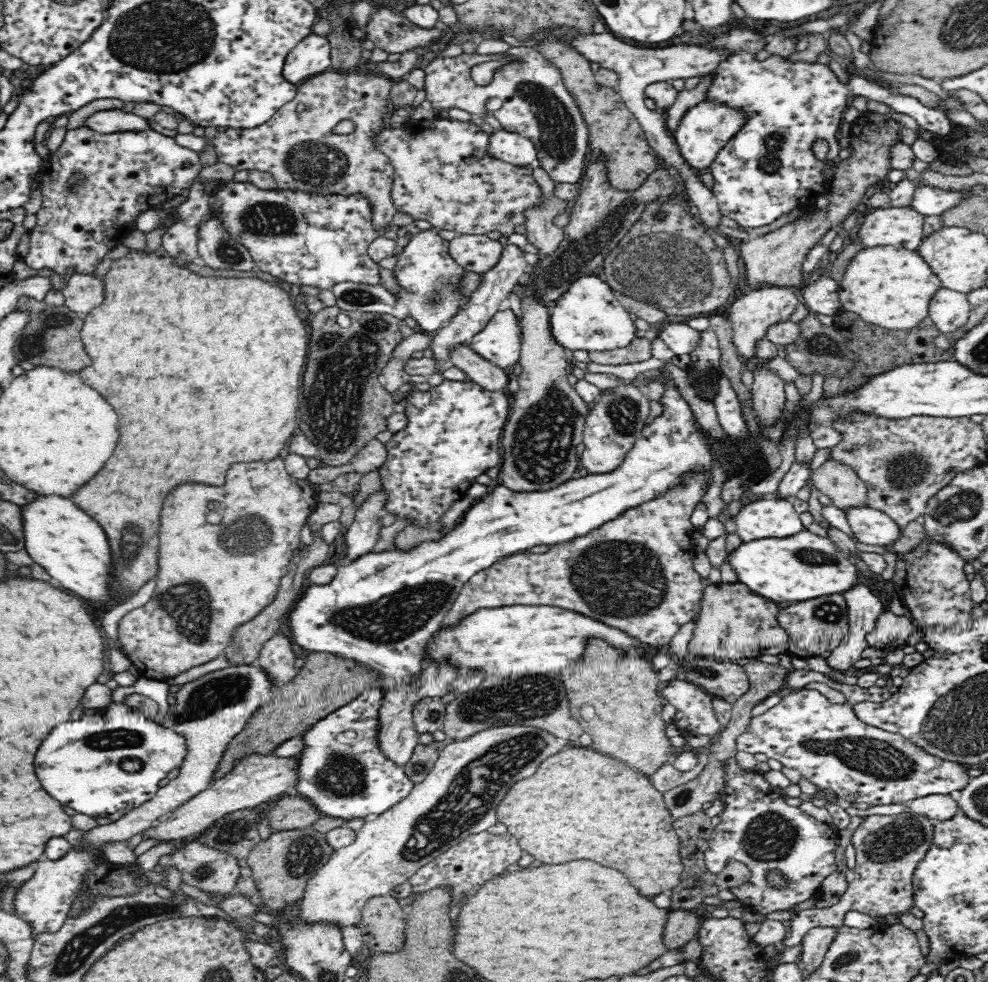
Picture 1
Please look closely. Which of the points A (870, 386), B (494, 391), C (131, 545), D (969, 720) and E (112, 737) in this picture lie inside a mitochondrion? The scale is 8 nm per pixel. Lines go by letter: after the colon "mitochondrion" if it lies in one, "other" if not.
A: other
B: other
C: mitochondrion
D: mitochondrion
E: mitochondrion

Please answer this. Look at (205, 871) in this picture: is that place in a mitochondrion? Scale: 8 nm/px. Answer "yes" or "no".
yes

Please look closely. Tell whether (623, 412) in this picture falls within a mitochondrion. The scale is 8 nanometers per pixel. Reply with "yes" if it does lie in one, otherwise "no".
yes

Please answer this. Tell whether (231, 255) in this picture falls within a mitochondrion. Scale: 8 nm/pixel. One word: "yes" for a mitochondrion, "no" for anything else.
yes

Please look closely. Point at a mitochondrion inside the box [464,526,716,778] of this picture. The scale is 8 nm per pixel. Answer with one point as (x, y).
(623, 579)

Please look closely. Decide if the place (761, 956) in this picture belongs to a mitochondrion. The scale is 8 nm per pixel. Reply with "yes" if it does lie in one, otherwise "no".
no

